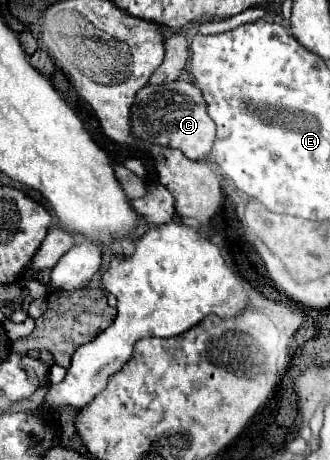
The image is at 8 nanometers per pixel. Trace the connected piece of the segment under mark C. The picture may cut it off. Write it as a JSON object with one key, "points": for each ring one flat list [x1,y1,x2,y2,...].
{"points":[[175,80,171,84,153,86,147,84,137,92,137,102,131,110,133,132,151,144,163,144,169,148,179,148,191,160,203,160,211,154,211,146,215,140,215,124,207,114,205,100,201,90,185,80]]}

